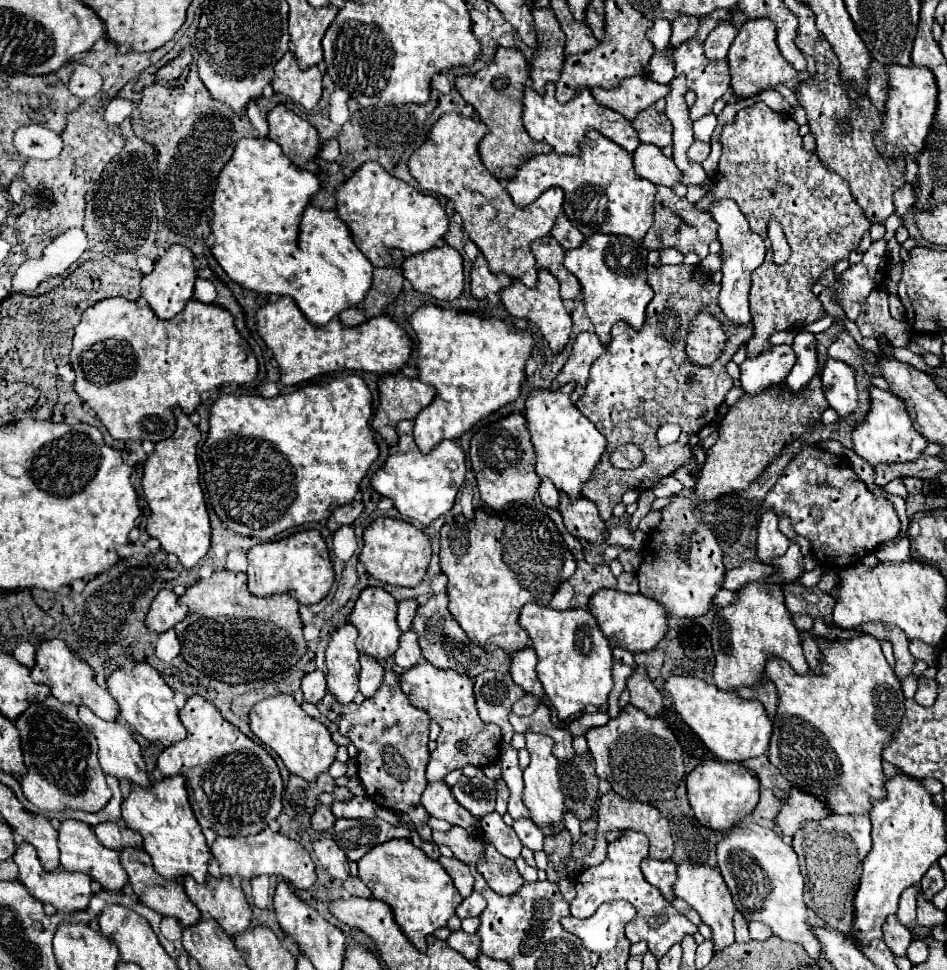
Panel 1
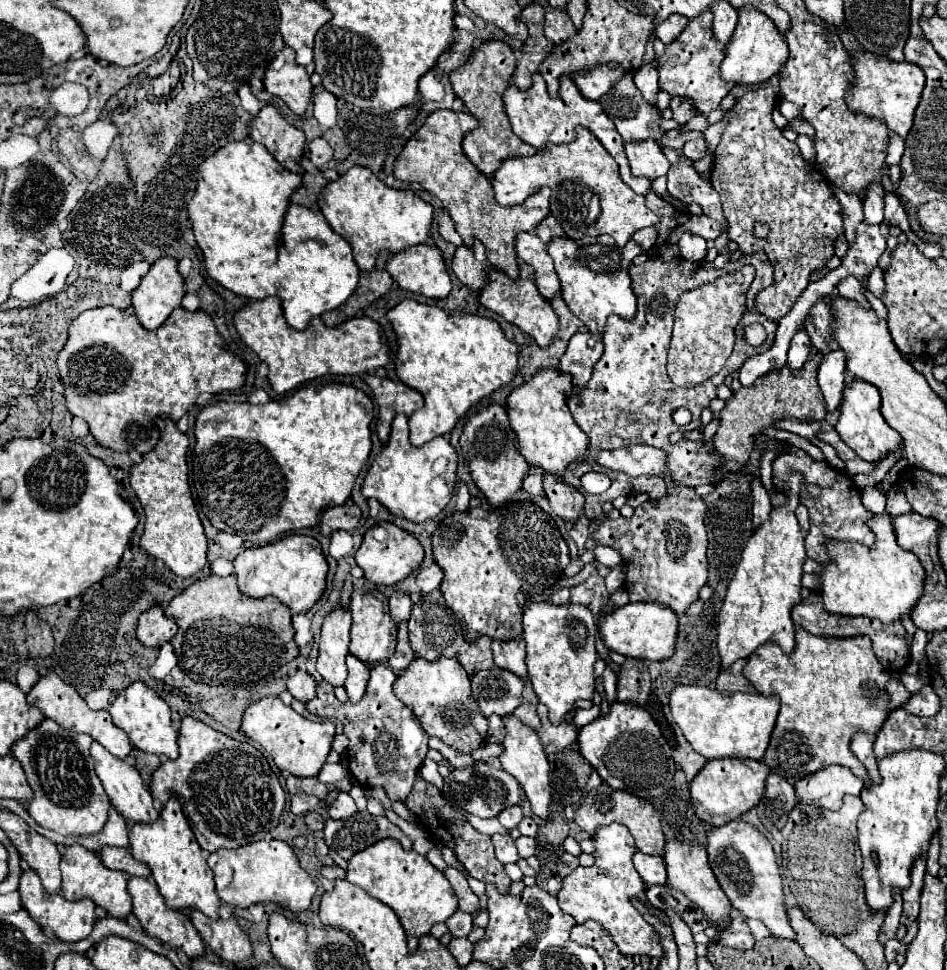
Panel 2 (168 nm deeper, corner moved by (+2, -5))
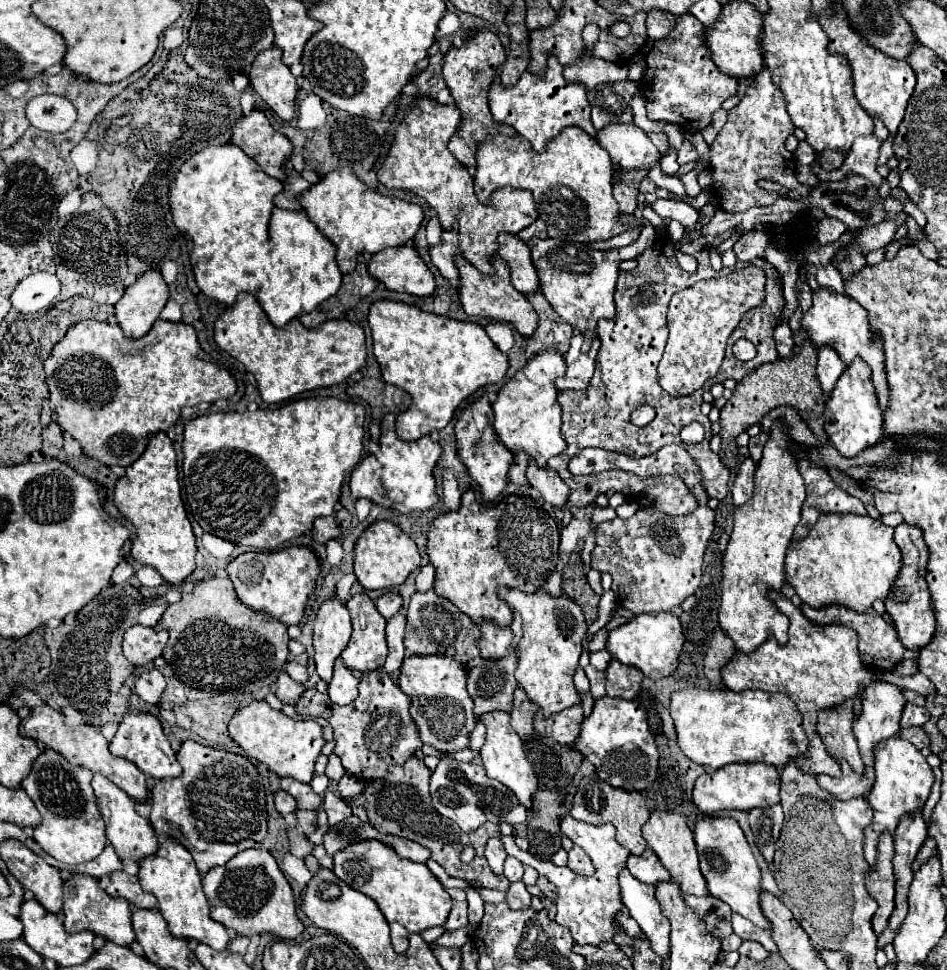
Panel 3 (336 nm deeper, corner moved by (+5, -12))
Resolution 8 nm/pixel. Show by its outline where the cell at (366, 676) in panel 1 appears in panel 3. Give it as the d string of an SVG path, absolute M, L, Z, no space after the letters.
M337 658L333 680L329 684L329 698L331 698L331 702L335 702L339 706L347 706L347 704L355 702L355 698L359 694L357 686L359 686L359 680L351 674L351 670L343 664L343 660Z

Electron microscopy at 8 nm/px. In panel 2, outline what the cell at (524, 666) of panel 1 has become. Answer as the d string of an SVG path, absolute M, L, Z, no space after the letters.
M522 637L510 639L510 641L492 641L492 651L494 651L494 663L498 667L504 667L516 675L520 675L522 679L526 679L526 645Z

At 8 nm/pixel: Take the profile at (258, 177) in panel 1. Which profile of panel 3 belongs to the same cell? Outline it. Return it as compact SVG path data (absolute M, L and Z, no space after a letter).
M235 144L207 146L201 150L201 154L191 156L181 166L179 174L175 174L175 180L171 182L171 190L169 190L173 222L183 232L185 240L189 240L191 244L193 274L203 294L231 306L235 304L241 292L249 292L259 300L265 314L277 328L283 328L289 320L315 310L321 302L335 296L343 280L343 274L335 262L333 242L329 242L317 230L317 226L307 218L307 214L303 210L299 212L283 210L283 208L273 210L273 198L281 190L283 190L283 182L259 170L259 164Z

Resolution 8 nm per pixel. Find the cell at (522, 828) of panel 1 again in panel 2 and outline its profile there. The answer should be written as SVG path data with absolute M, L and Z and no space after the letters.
M518 837L516 839L516 847L518 847L518 855L520 855L520 859L528 859L530 855L534 855L534 851L536 851L536 841L532 839L532 837Z

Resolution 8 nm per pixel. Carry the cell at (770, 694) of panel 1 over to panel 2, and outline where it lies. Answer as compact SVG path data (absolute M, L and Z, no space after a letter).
M738 659L734 661L730 667L720 667L718 679L716 679L716 689L718 691L748 691L748 693L756 693L754 687L750 687L750 681L742 675L742 667L746 665L746 659Z

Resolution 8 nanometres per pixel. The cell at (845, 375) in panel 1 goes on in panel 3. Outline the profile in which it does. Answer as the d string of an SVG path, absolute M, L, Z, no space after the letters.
M819 348L819 360L817 360L817 378L821 382L821 390L823 394L831 394L831 390L835 388L839 376L847 370L847 366L843 364L843 360L835 354L835 350L831 348Z

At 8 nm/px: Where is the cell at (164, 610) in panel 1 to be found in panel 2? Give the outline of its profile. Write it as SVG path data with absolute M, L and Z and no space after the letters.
M154 605L148 611L144 611L138 619L136 627L136 639L142 641L146 647L160 647L168 643L176 633L174 619L164 615L164 609Z

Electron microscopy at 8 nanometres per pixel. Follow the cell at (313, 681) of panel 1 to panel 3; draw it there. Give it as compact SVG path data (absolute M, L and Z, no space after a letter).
M281 672L281 674L279 674L275 694L277 694L277 698L279 698L283 704L297 704L299 698L303 696L303 692L305 692L303 684L295 682L287 672Z

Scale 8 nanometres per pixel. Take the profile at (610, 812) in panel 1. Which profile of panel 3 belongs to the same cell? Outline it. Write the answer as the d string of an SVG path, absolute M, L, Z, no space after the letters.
M597 776L583 778L579 788L577 788L575 800L573 800L571 816L575 820L581 820L581 822L587 822L587 824L593 824L593 826L603 826L607 822L613 824L617 828L617 842L621 846L625 846L635 856L643 854L645 848L647 848L647 842L641 834L641 828L649 820L651 812L649 812L647 802L643 800L643 796L639 792L625 792L625 790L607 786L607 782L603 782Z

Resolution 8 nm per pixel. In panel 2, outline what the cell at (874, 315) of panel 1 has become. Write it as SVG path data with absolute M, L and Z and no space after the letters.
M846 277L846 279L842 279L840 283L838 283L838 293L842 295L842 297L846 297L846 299L854 299L854 301L858 301L858 303L862 303L864 307L868 307L870 309L870 303L864 299L864 295L860 293L860 283L858 283L858 279L854 279L854 277Z

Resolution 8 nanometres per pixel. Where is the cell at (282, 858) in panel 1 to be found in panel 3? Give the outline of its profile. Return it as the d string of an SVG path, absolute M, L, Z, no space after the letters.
M265 848L239 852L227 864L211 868L203 876L203 890L211 906L211 916L237 934L253 936L261 932L273 932L277 938L293 940L303 932L291 884Z

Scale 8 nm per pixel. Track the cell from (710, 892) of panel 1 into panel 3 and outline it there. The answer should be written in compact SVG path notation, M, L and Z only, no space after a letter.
M653 810L649 822L643 826L643 838L647 840L649 848L659 856L661 864L671 872L671 878L679 884L683 894L693 894L693 896L707 896L707 880L703 878L699 870L699 854L693 842L693 832L687 826L685 818L679 814L669 814L663 810Z

